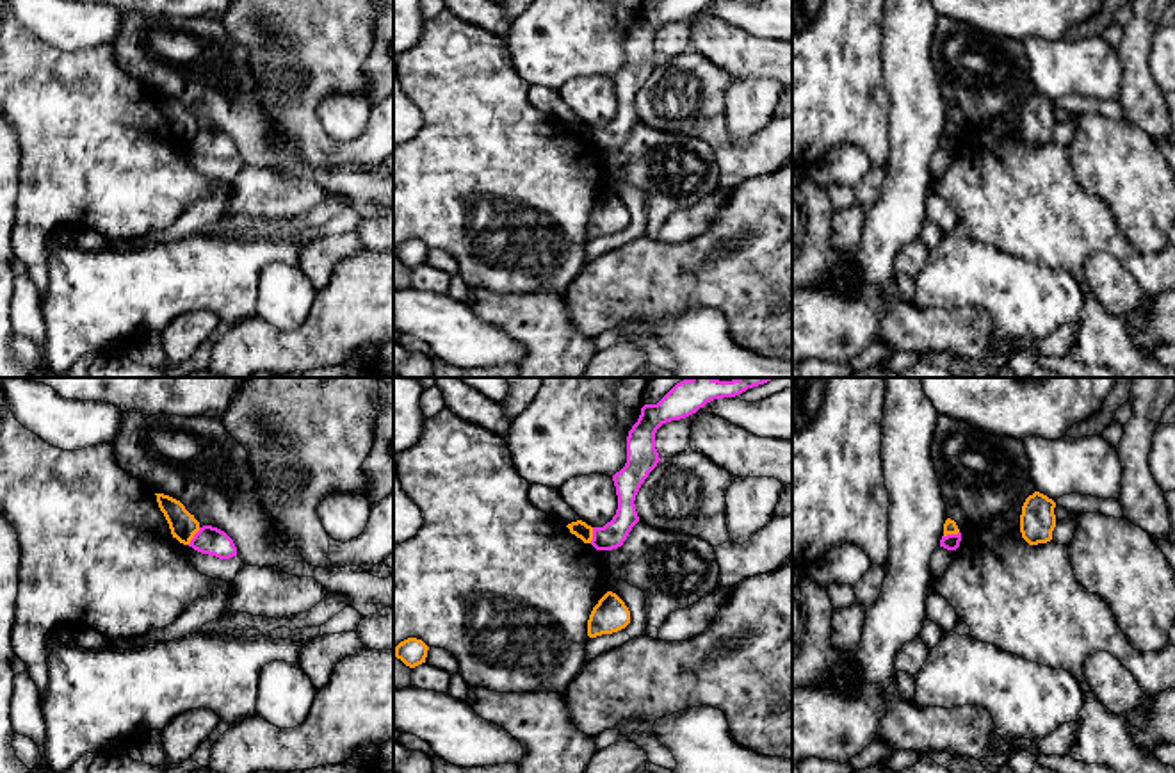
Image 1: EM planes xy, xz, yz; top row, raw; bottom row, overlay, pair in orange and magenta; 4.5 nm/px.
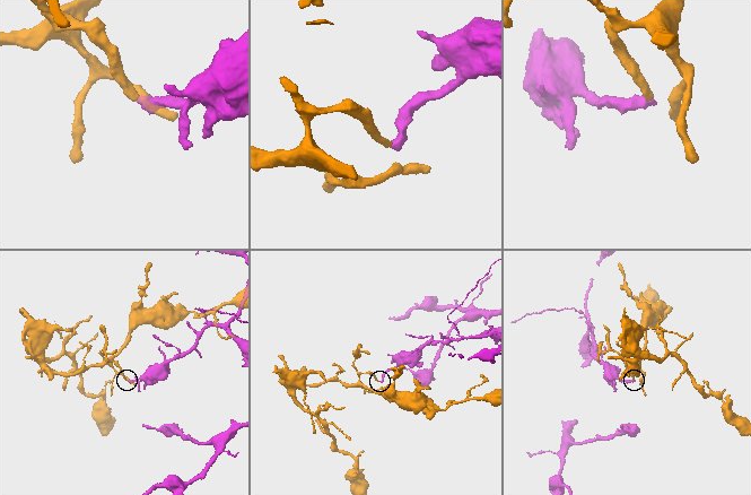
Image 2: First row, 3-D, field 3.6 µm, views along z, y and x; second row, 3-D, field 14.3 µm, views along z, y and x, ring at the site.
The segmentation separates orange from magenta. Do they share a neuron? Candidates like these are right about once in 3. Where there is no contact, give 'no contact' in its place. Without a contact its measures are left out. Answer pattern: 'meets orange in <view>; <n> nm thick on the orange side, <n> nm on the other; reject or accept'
meets orange in xy; 120 nm thick on the orange side, 130 nm on the other; reject

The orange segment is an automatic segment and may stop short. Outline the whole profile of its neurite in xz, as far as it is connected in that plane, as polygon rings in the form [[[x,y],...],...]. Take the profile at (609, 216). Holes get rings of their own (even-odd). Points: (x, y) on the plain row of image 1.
[[[607,192],[593,208],[588,221],[588,237],[596,239],[612,235],[630,224],[630,212],[625,203],[612,192]]]

